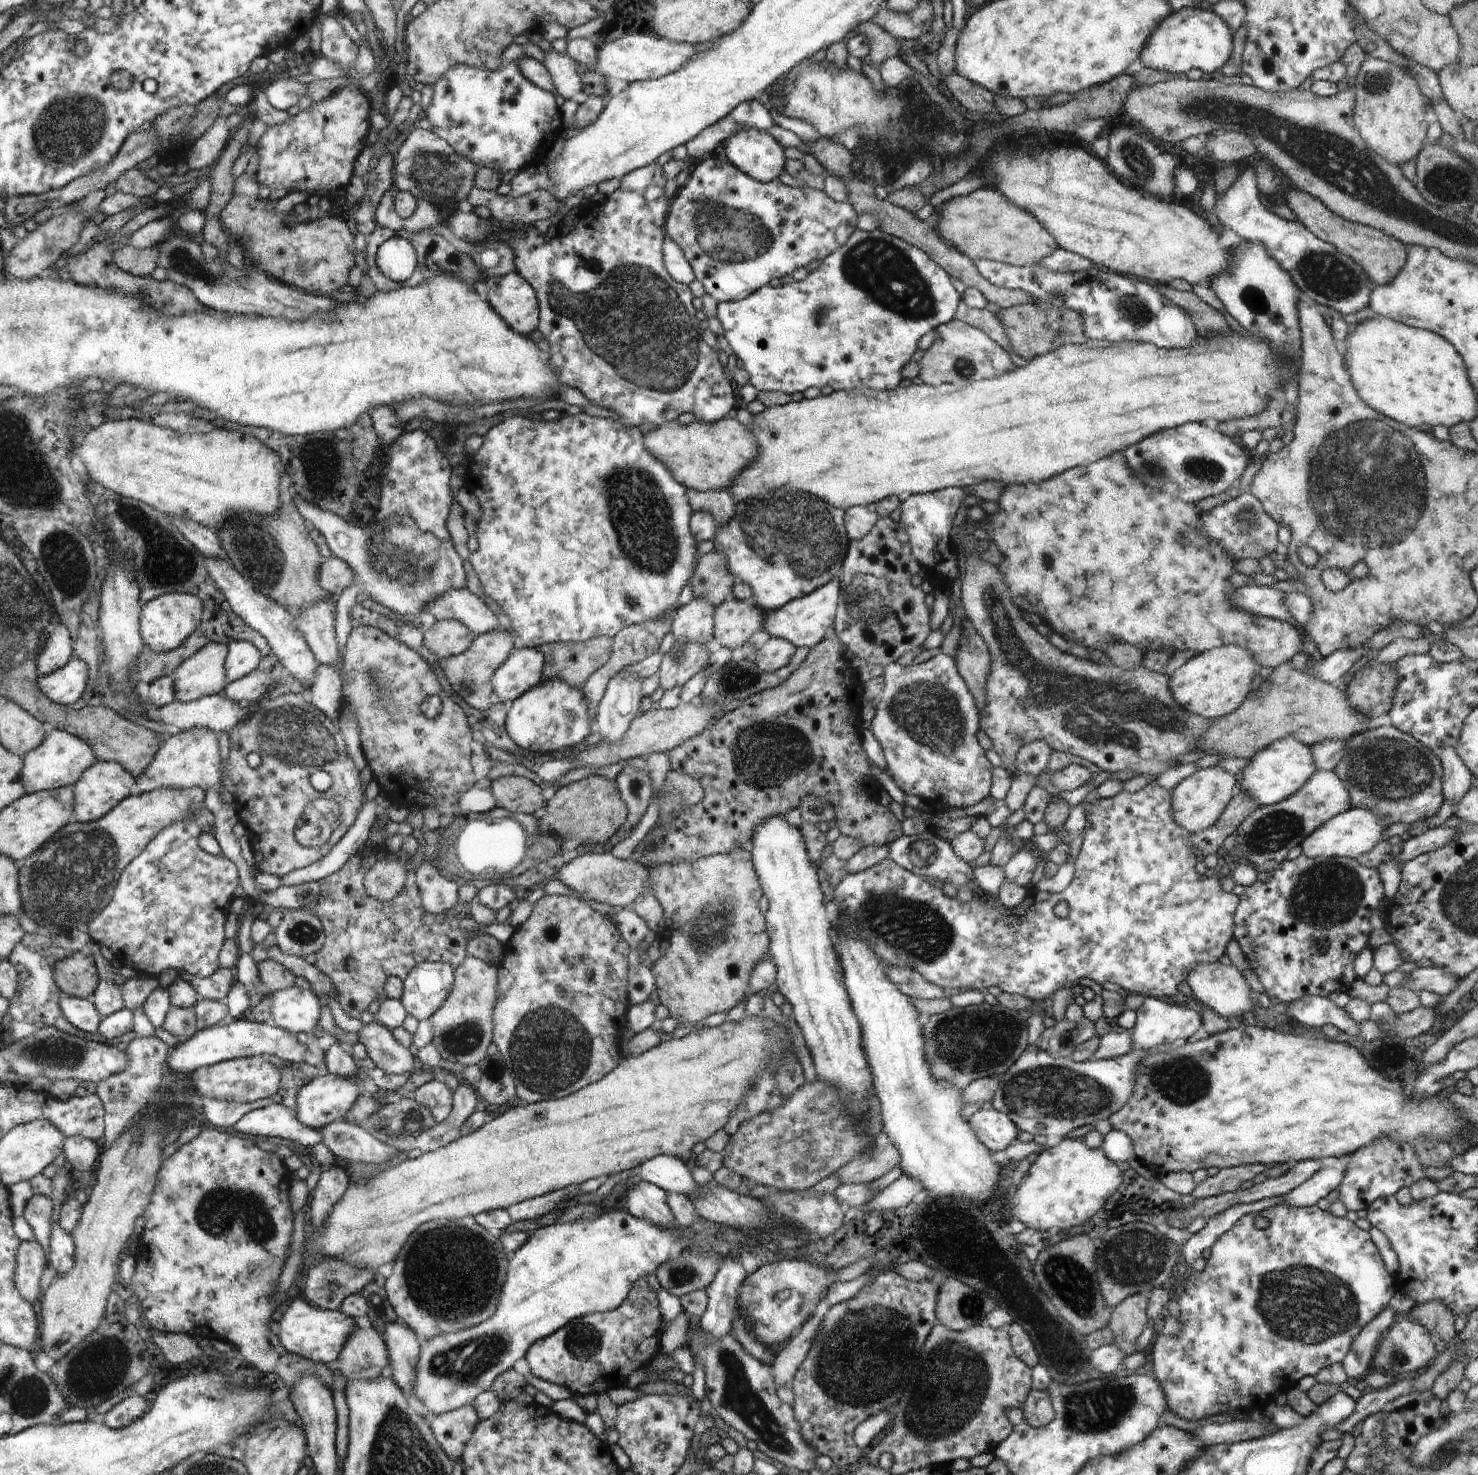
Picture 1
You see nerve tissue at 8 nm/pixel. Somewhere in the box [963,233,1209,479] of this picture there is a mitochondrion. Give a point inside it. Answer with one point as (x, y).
(1135, 310)

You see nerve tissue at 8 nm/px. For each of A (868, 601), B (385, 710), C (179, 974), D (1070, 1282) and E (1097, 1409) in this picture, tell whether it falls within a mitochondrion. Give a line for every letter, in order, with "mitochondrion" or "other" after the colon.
A: mitochondrion
B: mitochondrion
C: other
D: mitochondrion
E: mitochondrion

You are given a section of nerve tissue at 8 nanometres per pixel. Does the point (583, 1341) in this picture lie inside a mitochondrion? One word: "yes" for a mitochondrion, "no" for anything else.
yes

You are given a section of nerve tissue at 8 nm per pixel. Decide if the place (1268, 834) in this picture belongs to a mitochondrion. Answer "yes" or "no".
yes

